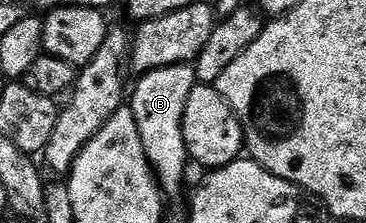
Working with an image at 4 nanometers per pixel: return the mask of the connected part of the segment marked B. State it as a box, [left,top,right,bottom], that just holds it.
[131,64,198,198]

